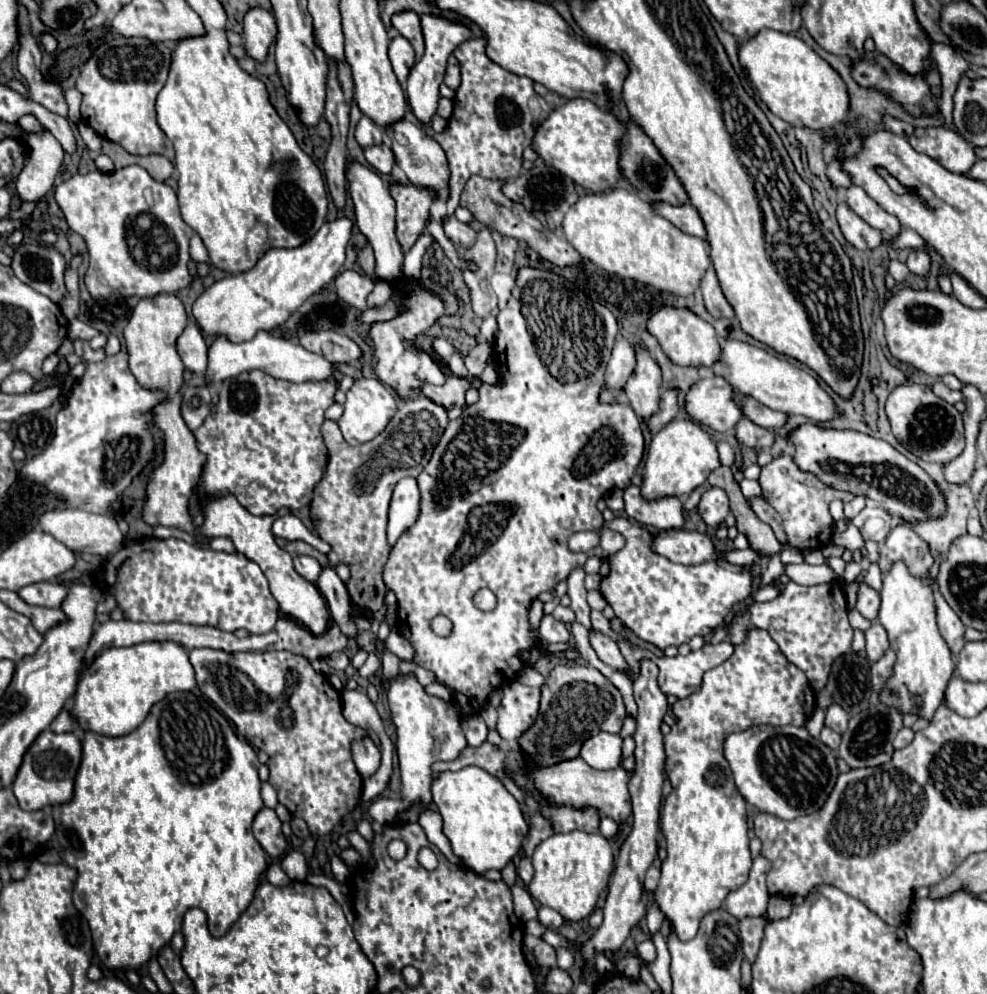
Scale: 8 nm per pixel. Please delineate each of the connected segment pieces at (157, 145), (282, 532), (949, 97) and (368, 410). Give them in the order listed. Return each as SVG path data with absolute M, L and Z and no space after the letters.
M109 36L95 48L77 78L77 90L83 94L83 122L87 122L99 136L123 146L129 154L147 156L171 150L173 144L165 132L161 132L155 118L155 98L165 86L171 58L173 46L167 42Z
M285 514L285 516L277 518L273 522L273 534L277 538L285 538L285 540L303 540L303 542L309 542L311 546L315 546L317 550L325 554L331 551L331 547L327 543L321 542L317 536L313 536L301 524L301 520L297 520L293 514Z
M933 44L933 58L941 74L941 90L943 90L939 110L945 116L945 122L951 124L953 94L957 90L959 80L969 70L969 62L963 58L963 54L955 46L949 46L949 44Z
M359 378L349 388L343 408L345 408L345 412L339 418L339 428L341 428L343 436L345 436L345 440L355 446L355 444L363 444L363 442L375 438L387 426L387 422L393 418L393 414L397 410L397 400L379 380Z

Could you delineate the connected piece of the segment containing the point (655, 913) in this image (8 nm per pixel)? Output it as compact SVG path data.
M653 904L653 906L647 910L647 928L649 928L651 934L655 934L655 932L661 928L661 924L663 924L663 916L661 916L659 908Z

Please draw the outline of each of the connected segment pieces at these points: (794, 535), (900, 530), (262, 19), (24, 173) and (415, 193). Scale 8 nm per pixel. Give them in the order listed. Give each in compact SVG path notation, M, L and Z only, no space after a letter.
M781 454L771 464L761 468L759 484L763 490L763 500L767 500L783 518L787 544L797 550L813 550L827 546L833 536L833 518L829 514L829 504L835 498L841 498L843 502L853 500L853 494L829 488L823 482L819 482L817 476L809 472L801 472L793 456L787 454Z
M905 524L895 526L887 540L881 546L881 558L879 558L879 568L881 572L889 572L891 564L901 560L909 568L913 576L921 576L931 570L933 556L929 552L929 546Z
M251 8L243 20L243 34L245 34L247 54L255 62L263 62L267 56L269 44L277 36L277 26L275 26L273 14L265 8Z
M45 128L27 134L29 160L17 176L17 196L23 202L39 202L53 188L53 180L63 164L63 148Z
M391 184L391 196L397 202L397 240L403 252L409 252L425 230L429 218L429 204L435 194L427 188Z

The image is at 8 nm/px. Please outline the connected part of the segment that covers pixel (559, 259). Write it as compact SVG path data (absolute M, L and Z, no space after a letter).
M471 176L461 192L461 206L471 210L473 216L487 228L497 230L505 236L513 236L517 240L525 240L541 258L545 258L557 266L579 266L579 260L581 260L579 252L563 236L559 236L551 230L545 230L541 226L541 222L531 212L527 212L521 204L505 198L501 192L501 182L487 180L483 176Z

